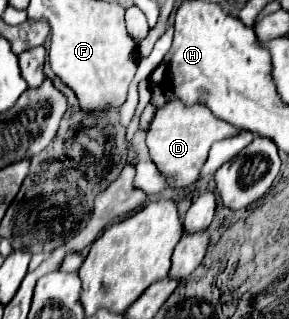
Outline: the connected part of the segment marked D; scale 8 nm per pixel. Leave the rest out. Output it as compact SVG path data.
M174 98L172 102L166 102L162 108L158 108L146 136L146 146L150 150L152 162L156 164L158 172L166 178L168 186L188 188L198 182L210 146L234 134L238 134L238 128L228 122L222 122L220 118L214 118L214 114L210 114L210 110L204 104L184 106L182 100Z

